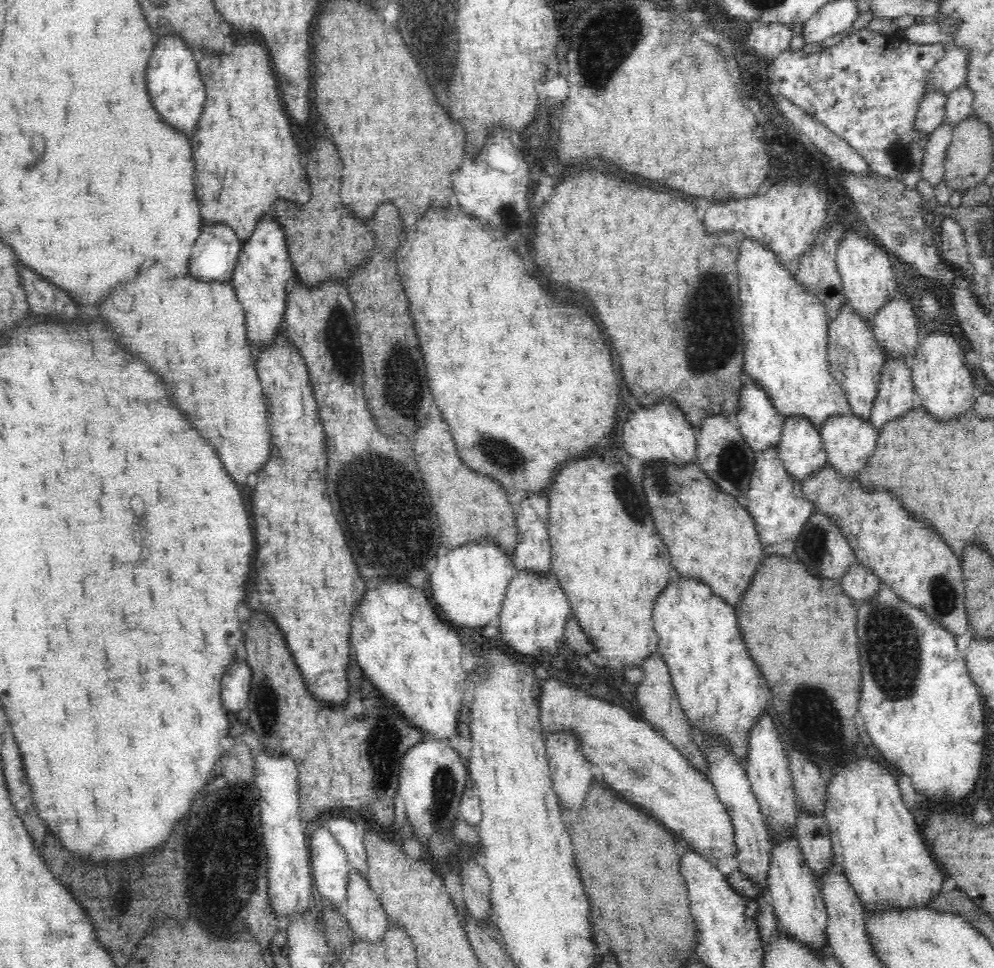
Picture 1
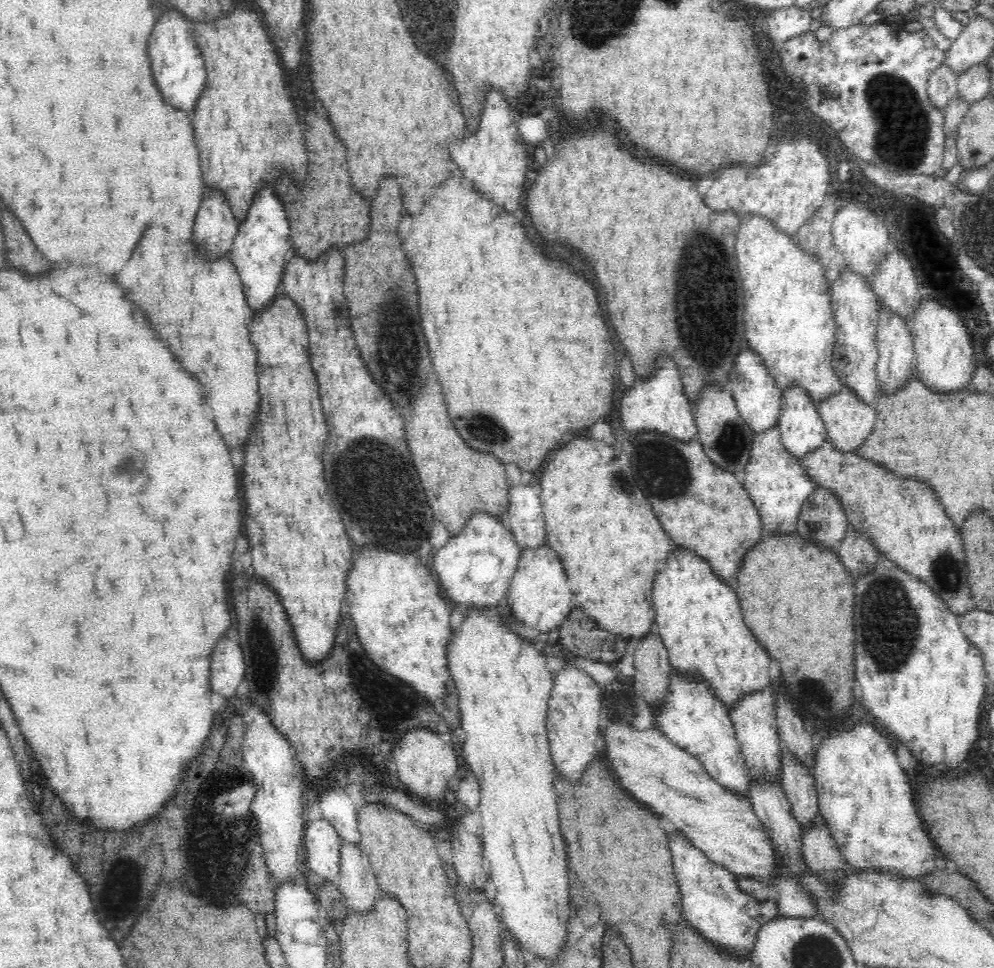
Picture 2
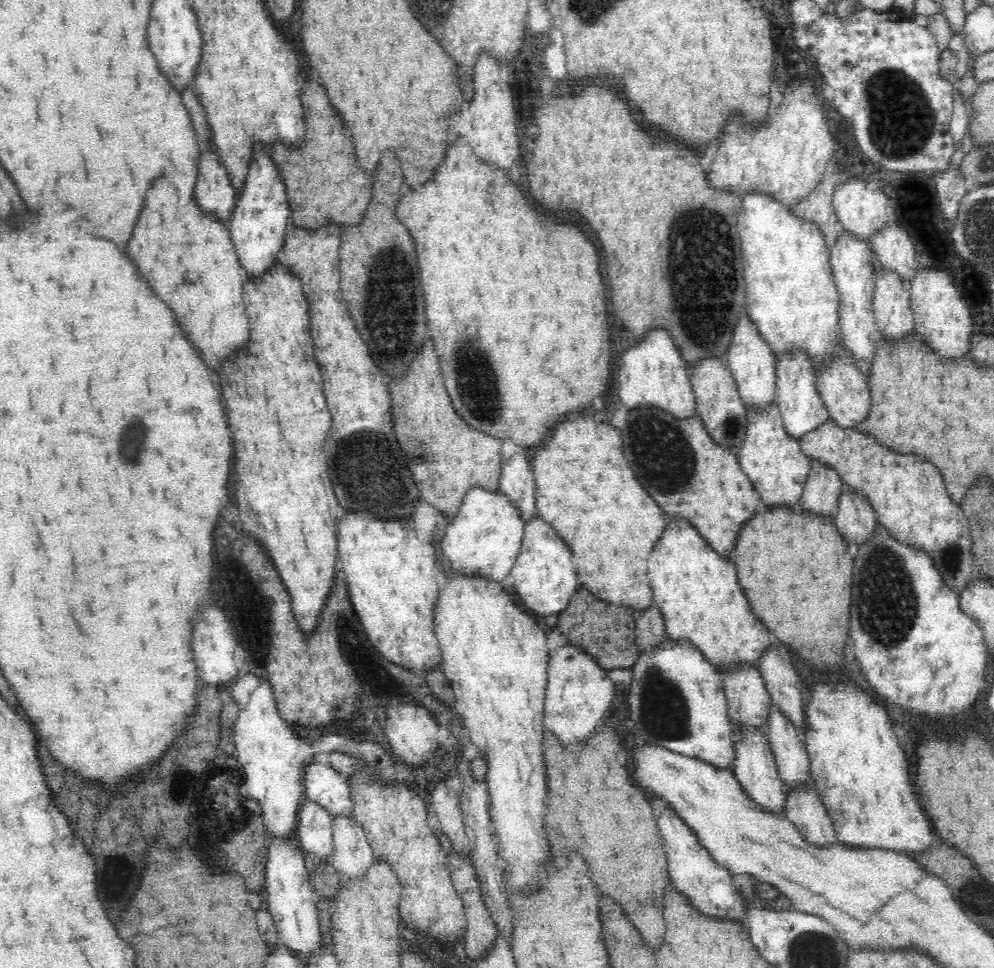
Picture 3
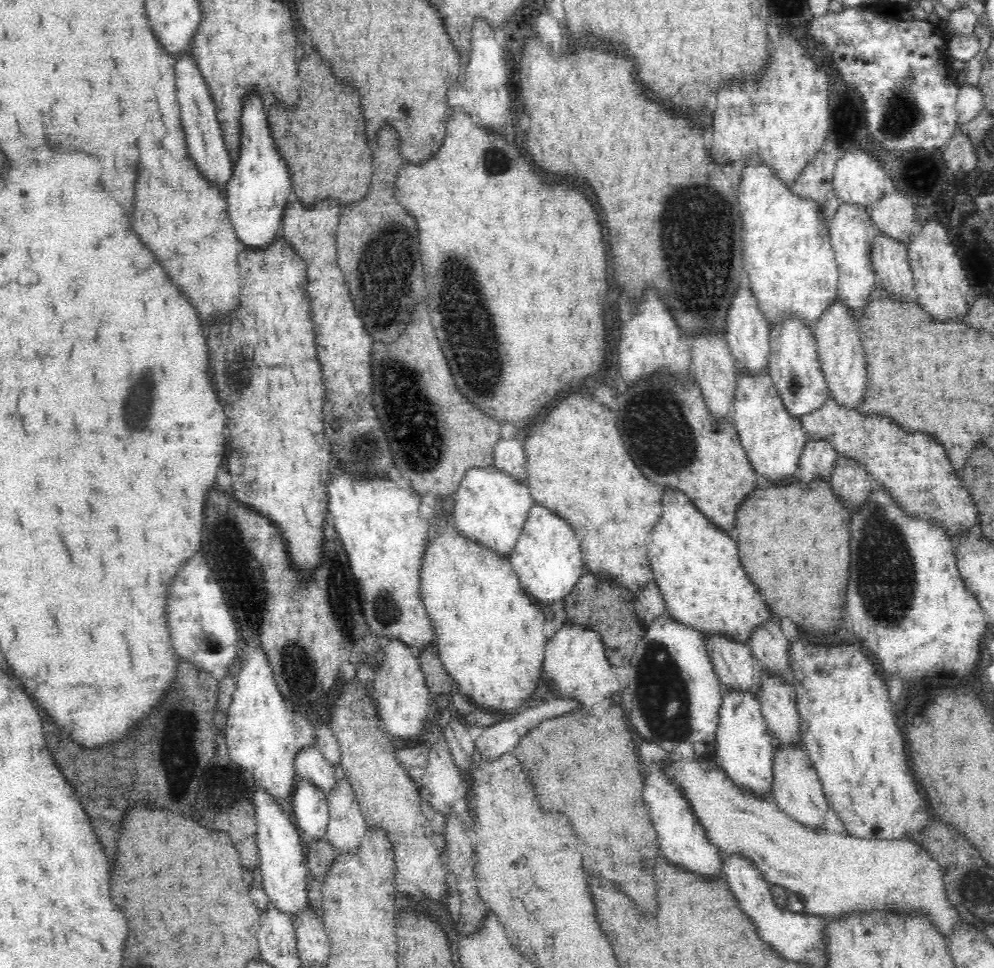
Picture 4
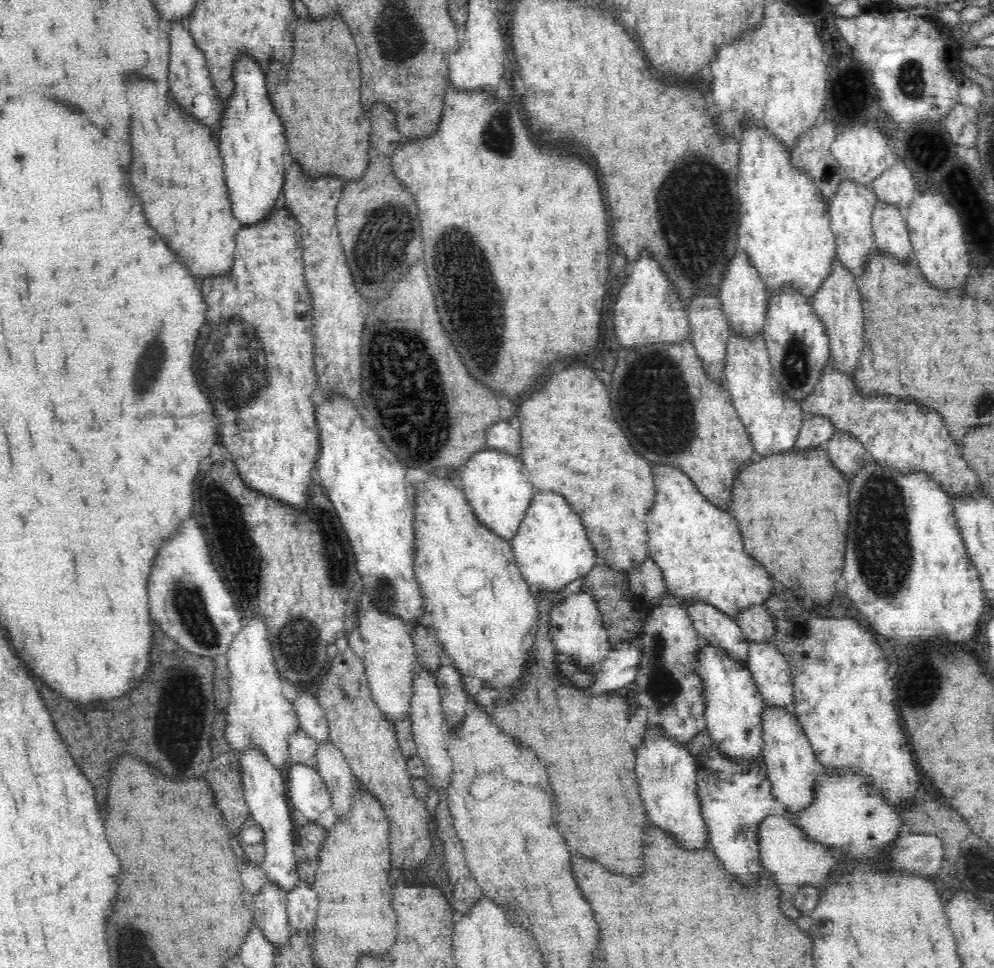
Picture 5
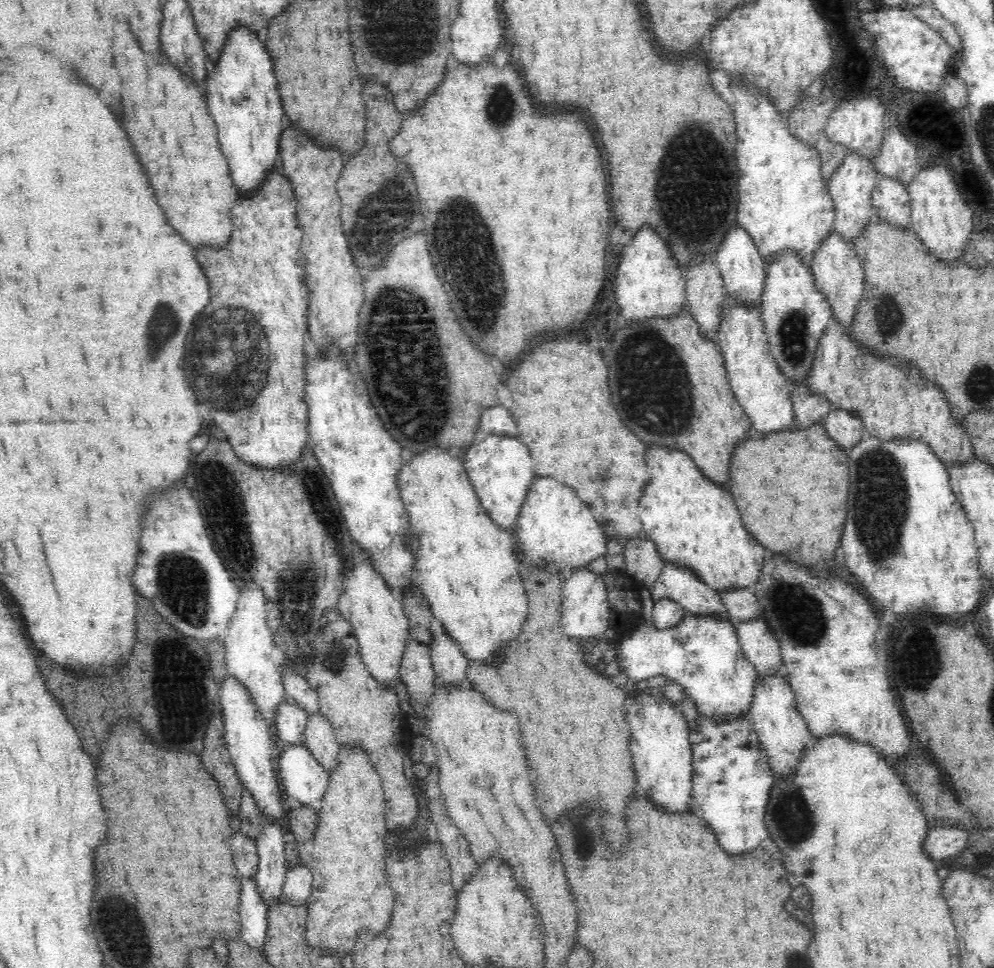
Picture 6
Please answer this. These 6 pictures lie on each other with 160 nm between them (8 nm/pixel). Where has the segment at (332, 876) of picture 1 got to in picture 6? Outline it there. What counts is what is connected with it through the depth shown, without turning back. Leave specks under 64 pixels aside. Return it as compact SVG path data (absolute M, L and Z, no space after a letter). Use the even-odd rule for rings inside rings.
M286 743L278 754L280 780L288 797L304 805L317 806L327 787L328 770L318 764L311 750L302 743Z

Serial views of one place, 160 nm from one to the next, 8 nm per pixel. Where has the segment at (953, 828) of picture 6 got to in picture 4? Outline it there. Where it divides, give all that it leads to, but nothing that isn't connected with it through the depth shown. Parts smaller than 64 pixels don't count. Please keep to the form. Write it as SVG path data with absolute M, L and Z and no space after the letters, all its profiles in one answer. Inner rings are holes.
M709 758L692 762L672 760L672 764L666 769L674 777L674 783L682 787L682 793L690 801L694 815L704 825L706 835L720 854L745 854L760 870L766 883L798 893L804 899L808 915L820 918L834 917L848 914L848 908L870 908L870 904L894 904L898 908L904 906L903 910L930 908L930 912L934 912L934 920L938 920L938 928L946 932L946 938L949 938L951 928L960 920L960 914L944 893L944 879L939 861L933 858L929 850L919 846L911 836L892 837L892 840L867 839L830 834L823 828L810 828L785 815L776 802L756 800L754 796L739 792L737 785L734 785L725 772Z

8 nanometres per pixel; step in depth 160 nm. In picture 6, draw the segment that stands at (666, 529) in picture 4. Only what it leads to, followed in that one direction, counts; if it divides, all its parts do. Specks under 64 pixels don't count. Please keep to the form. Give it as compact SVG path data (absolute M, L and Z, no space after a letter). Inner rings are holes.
M648 446L644 456L646 456L646 470L648 470L650 476L647 483L643 486L642 497L639 502L639 518L642 521L644 536L650 537L650 539L656 543L661 558L674 561L674 563L680 563L680 565L688 565L688 569L694 569L694 571L698 573L698 577L700 577L702 581L706 581L710 587L714 587L716 592L719 592L719 590L724 587L735 587L736 585L753 588L759 573L759 568L762 568L764 552L766 552L766 550L764 550L764 546L744 528L744 524L742 524L742 520L740 520L740 516L738 516L738 510L736 510L736 502L734 502L734 498L730 496L730 492L728 492L722 484L718 484L718 482L706 478L706 476L700 472L700 467L694 463L692 456L688 456L688 453L684 452L684 450L680 450L680 448Z

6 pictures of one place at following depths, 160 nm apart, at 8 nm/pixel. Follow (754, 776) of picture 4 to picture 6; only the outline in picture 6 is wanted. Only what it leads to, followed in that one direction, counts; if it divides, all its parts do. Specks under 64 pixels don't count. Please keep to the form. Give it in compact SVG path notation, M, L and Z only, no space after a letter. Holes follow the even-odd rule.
M653 600L642 604L642 616L636 628L620 641L620 665L622 672L632 683L643 684L648 678L664 675L683 688L687 697L694 701L698 712L708 717L714 715L749 714L753 686L756 680L756 667L742 652L736 632L735 622L720 613L692 613L685 611L682 618L671 627L660 629L652 621Z

